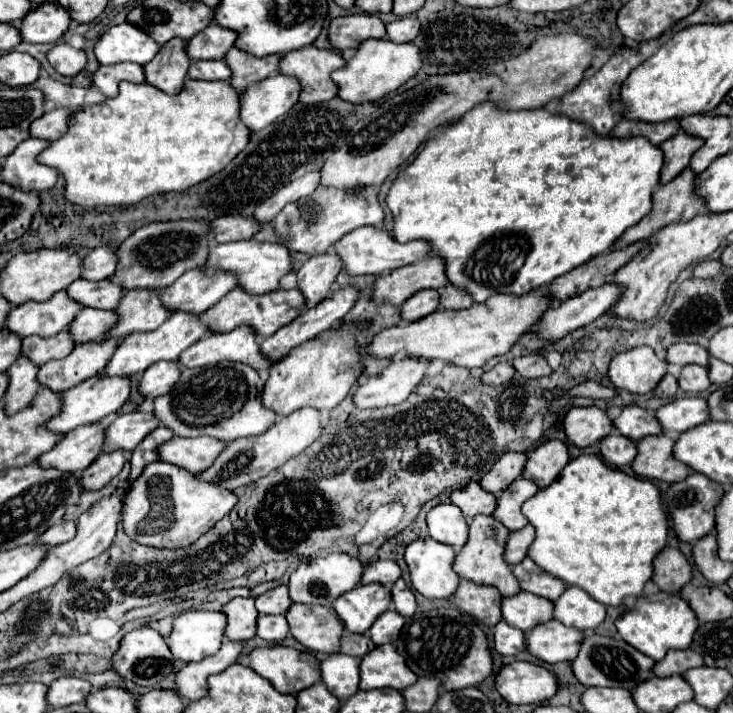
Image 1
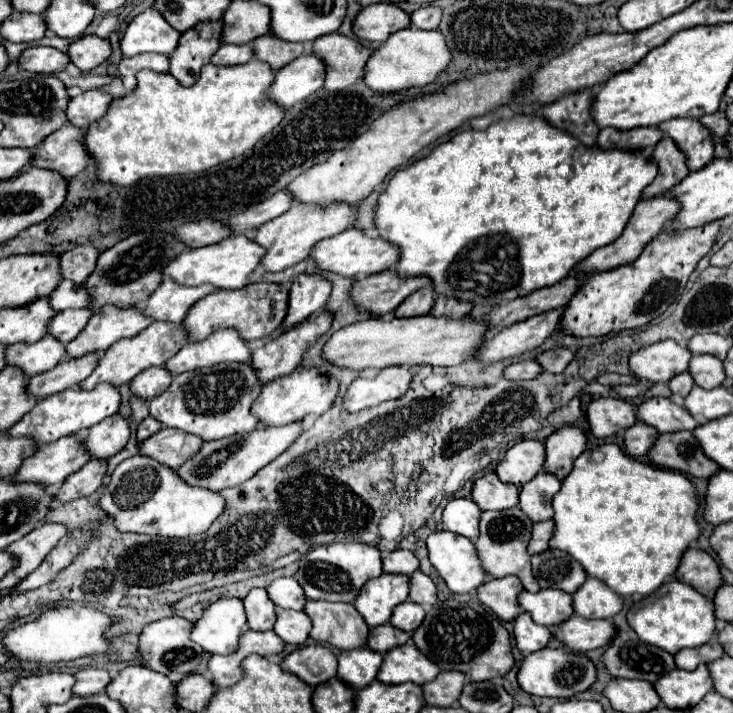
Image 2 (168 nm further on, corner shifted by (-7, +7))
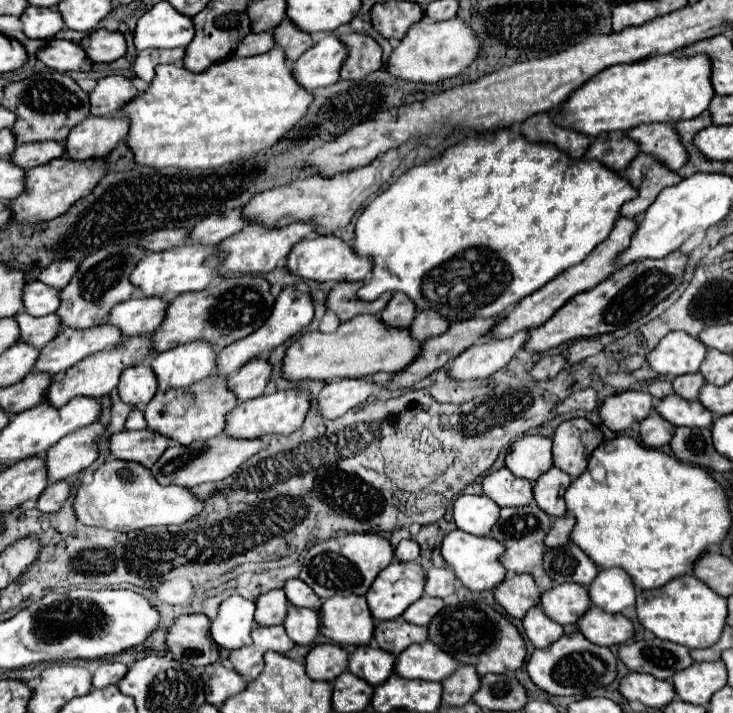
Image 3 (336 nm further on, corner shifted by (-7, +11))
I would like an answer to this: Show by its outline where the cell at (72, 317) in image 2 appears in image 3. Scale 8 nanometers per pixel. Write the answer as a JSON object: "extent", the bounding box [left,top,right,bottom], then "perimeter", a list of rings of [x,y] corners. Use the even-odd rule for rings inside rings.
{"extent":[16,314,60,348],"perimeter":[[[16,314],[18,320],[18,328],[20,328],[20,338],[26,344],[32,344],[34,348],[42,348],[48,344],[48,340],[52,340],[58,332],[60,332],[60,320],[52,314],[52,316],[42,316],[42,318],[34,318],[28,314]]]}

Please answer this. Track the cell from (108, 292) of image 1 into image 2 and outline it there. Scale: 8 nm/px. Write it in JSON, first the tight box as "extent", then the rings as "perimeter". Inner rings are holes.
{"extent":[50,280,88,312],"perimeter":[[[62,280],[50,294],[50,304],[58,312],[68,308],[88,308],[88,292],[84,292],[84,284],[70,284],[70,280]]]}

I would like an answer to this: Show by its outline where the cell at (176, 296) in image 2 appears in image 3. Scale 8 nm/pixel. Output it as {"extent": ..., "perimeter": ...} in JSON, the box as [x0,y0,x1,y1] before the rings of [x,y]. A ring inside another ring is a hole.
{"extent":[106,296,168,338],"perimeter":[[[136,296],[116,304],[116,308],[112,308],[112,312],[108,314],[106,324],[116,326],[124,338],[154,332],[164,320],[166,306],[168,304],[162,298]]]}

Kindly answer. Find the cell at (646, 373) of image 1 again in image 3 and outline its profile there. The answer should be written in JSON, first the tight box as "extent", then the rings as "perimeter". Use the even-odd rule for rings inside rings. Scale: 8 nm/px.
{"extent":[648,332,708,378],"perimeter":[[[668,332],[660,344],[648,354],[648,366],[662,376],[676,378],[682,374],[698,372],[706,358],[708,348],[686,332]]]}

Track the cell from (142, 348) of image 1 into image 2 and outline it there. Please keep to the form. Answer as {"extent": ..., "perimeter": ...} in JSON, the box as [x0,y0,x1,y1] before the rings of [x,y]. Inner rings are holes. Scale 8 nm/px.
{"extent":[80,322,188,388],"perimeter":[[[154,322],[146,330],[142,330],[138,336],[128,340],[118,340],[112,344],[100,358],[96,370],[80,384],[80,388],[94,388],[100,382],[110,382],[116,386],[122,386],[130,382],[138,372],[150,368],[150,366],[164,366],[188,340],[188,330],[184,324],[168,324],[168,322]]]}

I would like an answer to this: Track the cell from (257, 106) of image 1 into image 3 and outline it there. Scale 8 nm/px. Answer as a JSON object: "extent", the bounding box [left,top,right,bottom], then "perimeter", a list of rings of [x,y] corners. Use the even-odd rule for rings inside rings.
{"extent":[294,34,348,90],"perimeter":[[[326,34],[294,64],[294,76],[306,90],[330,86],[340,80],[340,66],[348,58],[346,44],[336,34]]]}

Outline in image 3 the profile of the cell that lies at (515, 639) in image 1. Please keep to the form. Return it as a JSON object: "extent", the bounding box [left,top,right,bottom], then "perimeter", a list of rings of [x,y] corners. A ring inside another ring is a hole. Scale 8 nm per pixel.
{"extent":[524,606,564,648],"perimeter":[[[532,606],[528,610],[524,618],[524,630],[536,648],[546,648],[564,634],[562,626],[548,620],[548,616],[544,616],[544,610],[538,606]]]}

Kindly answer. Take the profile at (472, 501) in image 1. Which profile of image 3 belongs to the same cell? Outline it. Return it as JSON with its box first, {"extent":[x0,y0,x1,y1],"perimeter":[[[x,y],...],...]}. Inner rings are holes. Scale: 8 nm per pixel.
{"extent":[482,468,534,506],"perimeter":[[[508,468],[490,472],[482,482],[482,490],[498,506],[528,506],[534,502],[532,482],[514,476]]]}

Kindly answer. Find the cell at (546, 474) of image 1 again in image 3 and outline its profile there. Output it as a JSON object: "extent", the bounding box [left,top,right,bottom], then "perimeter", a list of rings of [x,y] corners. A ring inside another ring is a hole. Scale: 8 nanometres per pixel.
{"extent":[554,418,602,478],"perimeter":[[[572,418],[562,422],[554,434],[554,466],[568,472],[572,478],[578,478],[586,470],[592,452],[600,446],[602,440],[602,430],[586,418]]]}

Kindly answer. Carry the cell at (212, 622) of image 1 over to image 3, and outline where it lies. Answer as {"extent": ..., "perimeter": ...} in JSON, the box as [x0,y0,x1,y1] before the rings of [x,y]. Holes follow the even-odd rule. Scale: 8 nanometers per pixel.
{"extent":[212,596,256,650],"perimeter":[[[230,596],[228,600],[224,600],[220,604],[218,618],[212,622],[212,638],[214,638],[214,642],[220,648],[226,648],[226,650],[236,650],[236,648],[242,648],[242,646],[252,644],[250,632],[256,626],[254,612],[256,612],[256,604],[252,600],[242,598],[242,596]]]}

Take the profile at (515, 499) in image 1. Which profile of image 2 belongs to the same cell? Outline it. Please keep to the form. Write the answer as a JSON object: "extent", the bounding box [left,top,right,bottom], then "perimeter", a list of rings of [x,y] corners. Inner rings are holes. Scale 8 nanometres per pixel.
{"extent":[518,474,560,522],"perimeter":[[[538,474],[520,488],[518,508],[528,514],[530,520],[542,522],[552,518],[552,496],[560,490],[560,480],[552,474]]]}

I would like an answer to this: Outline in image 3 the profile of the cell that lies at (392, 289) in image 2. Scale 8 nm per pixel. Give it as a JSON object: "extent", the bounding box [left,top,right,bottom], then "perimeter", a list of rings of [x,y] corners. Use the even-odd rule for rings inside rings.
{"extent":[326,282,392,322],"perimeter":[[[338,282],[332,286],[332,290],[326,296],[326,306],[332,310],[340,322],[346,322],[358,314],[374,314],[378,316],[384,306],[388,304],[392,294],[384,294],[374,302],[362,302],[356,300],[356,292],[360,288],[360,282]]]}

